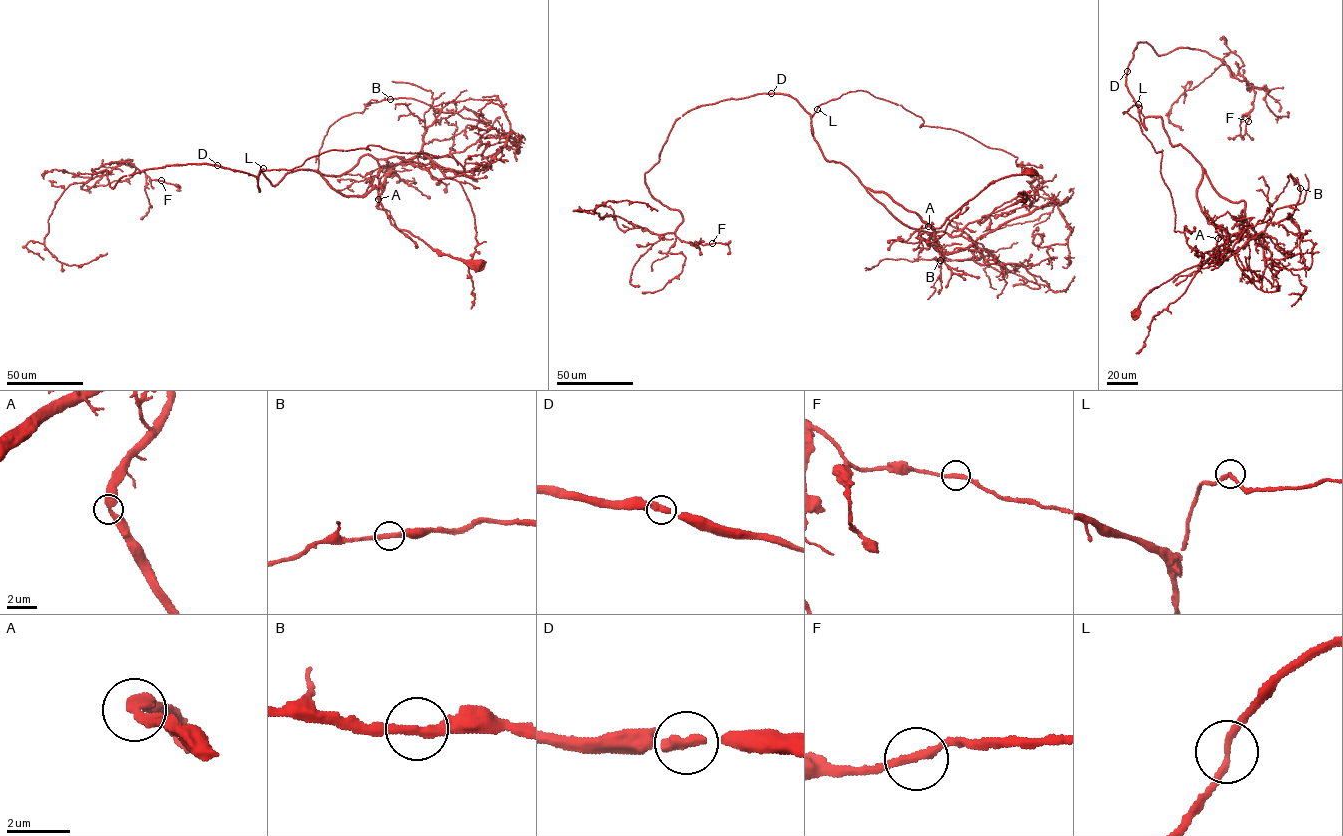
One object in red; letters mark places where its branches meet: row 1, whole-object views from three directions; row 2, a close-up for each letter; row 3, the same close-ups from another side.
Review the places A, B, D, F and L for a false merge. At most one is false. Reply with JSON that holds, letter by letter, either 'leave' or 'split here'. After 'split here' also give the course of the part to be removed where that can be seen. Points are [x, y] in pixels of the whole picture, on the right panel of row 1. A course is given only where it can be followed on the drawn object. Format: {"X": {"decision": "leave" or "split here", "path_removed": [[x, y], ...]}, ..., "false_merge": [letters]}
{"A": {"decision": "leave"}, "B": {"decision": "leave"}, "D": {"decision": "leave"}, "F": {"decision": "leave"}, "L": {"decision": "leave"}, "false_merge": []}

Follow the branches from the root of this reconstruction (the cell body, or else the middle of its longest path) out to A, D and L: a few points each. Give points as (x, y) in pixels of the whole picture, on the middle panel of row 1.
A: (1028, 173), (994, 181), (953, 213), (941, 227), (928, 225)
D: (1028, 173), (994, 181), (941, 227), (929, 225), (934, 231), (828, 161), (809, 114), (791, 96), (771, 93)
L: (1028, 173), (994, 181), (941, 227), (929, 225), (934, 231), (826, 159), (811, 131), (817, 109)

